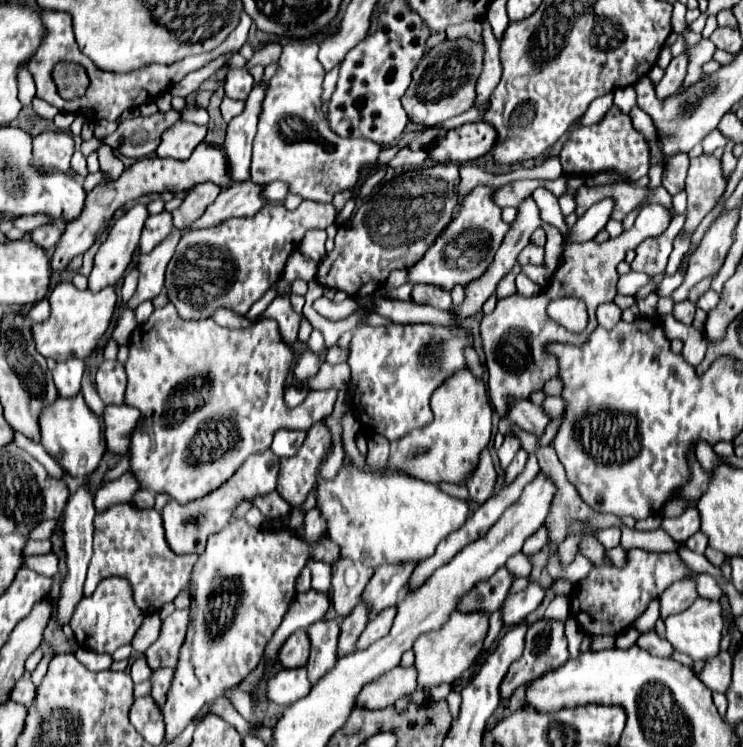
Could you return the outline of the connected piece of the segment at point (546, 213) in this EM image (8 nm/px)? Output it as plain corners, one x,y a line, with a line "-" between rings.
545,187
535,189
535,191
533,191
533,197
535,197
535,201
537,201
539,209
541,209
543,221
555,225
555,227
561,231
561,235
567,235
567,225
565,225
563,213
561,213
561,209
559,209
557,197
555,197
549,189
545,189

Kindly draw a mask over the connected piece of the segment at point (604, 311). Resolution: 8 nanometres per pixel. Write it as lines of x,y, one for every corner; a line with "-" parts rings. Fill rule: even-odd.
605,303
599,305
599,313
597,313
599,325
605,329
613,329
619,321
621,321
621,309
615,303

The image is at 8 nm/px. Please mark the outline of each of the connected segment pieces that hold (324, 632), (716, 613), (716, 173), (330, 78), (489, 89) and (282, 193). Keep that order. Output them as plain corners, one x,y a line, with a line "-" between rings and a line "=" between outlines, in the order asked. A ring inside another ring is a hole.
317,621
307,627
307,635
311,639
311,657
307,661
307,671
309,671
309,681
315,683
337,661
339,623
337,621
=
697,599
689,609
685,609
679,615
671,615
665,619
665,639
673,645
675,651
689,655
693,661
707,661
709,657
719,655
721,649
721,635
723,635
723,609
719,601
707,601
707,599
=
707,155
693,157
687,173
687,219
683,225
685,233
693,233
701,219
717,205
725,193
727,181
723,175
721,159
707,161
=
340,64
337,67
333,67
327,75
325,75
325,81
323,81
323,105
329,103
331,99
331,93
335,91
335,85
337,85
337,75
339,75
=
483,19
483,43
485,43
485,55
483,55
483,71
477,79
477,97
475,107
483,109
489,103
489,95
493,93
495,85
501,77
501,61
499,61
499,41
491,31
491,25
487,19
=
273,181
273,183
263,187
261,197
265,201
283,201
287,197
287,185
283,185
281,181

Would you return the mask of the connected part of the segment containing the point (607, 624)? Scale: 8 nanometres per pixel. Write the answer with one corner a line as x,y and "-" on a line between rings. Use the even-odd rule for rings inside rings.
629,549
623,567
607,563
603,567
593,567
585,581
579,581
571,599
571,615
577,619
585,633
619,633
633,625
633,621
643,615
649,603
659,597
669,585
691,575
691,569
673,551
653,553
645,549

